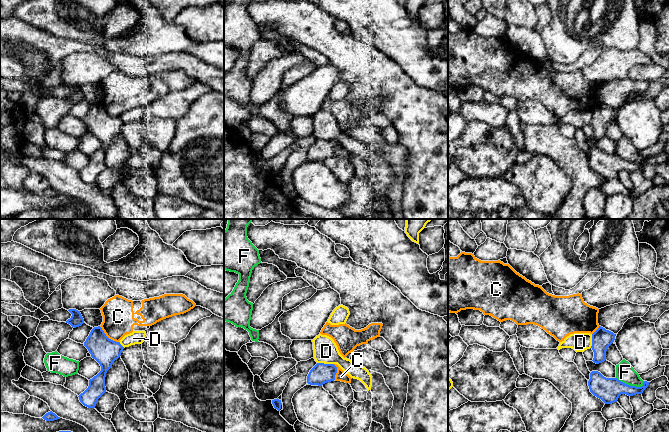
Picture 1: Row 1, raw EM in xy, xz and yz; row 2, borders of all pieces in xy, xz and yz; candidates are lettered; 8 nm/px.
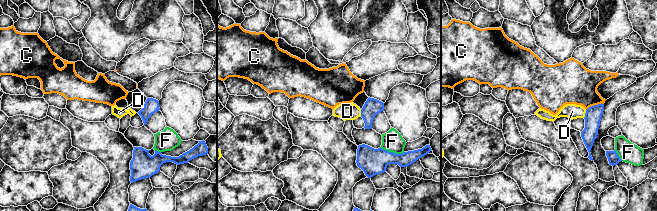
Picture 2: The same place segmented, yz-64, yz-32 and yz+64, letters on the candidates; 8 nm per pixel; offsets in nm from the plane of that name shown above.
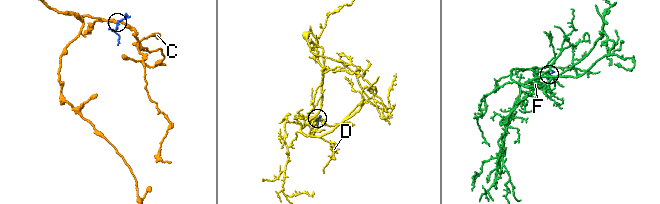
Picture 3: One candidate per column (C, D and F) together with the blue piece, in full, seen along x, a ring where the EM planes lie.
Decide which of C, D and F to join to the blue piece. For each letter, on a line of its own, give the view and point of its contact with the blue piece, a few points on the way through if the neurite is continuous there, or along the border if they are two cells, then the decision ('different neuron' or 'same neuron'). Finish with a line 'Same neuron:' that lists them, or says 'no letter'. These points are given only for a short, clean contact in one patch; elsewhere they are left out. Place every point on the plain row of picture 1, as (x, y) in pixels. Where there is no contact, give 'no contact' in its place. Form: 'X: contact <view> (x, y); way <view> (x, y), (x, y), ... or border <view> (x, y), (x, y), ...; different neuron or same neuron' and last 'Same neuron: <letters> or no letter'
C: contact xy (107, 113); border xy (99, 102), (109, 114), (118, 118); different neuron
D: contact xz (325, 140); border xz (317, 138), (333, 140); different neuron
F: contact yz (629, 161); border yz (616, 153), (630, 161), (640, 162), (644, 158); different neuron
Same neuron: no letter

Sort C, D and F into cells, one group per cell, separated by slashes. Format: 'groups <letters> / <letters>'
groups C / D / F

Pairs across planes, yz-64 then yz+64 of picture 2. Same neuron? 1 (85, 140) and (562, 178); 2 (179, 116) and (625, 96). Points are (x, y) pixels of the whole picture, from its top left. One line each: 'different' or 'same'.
1: different
2: different

